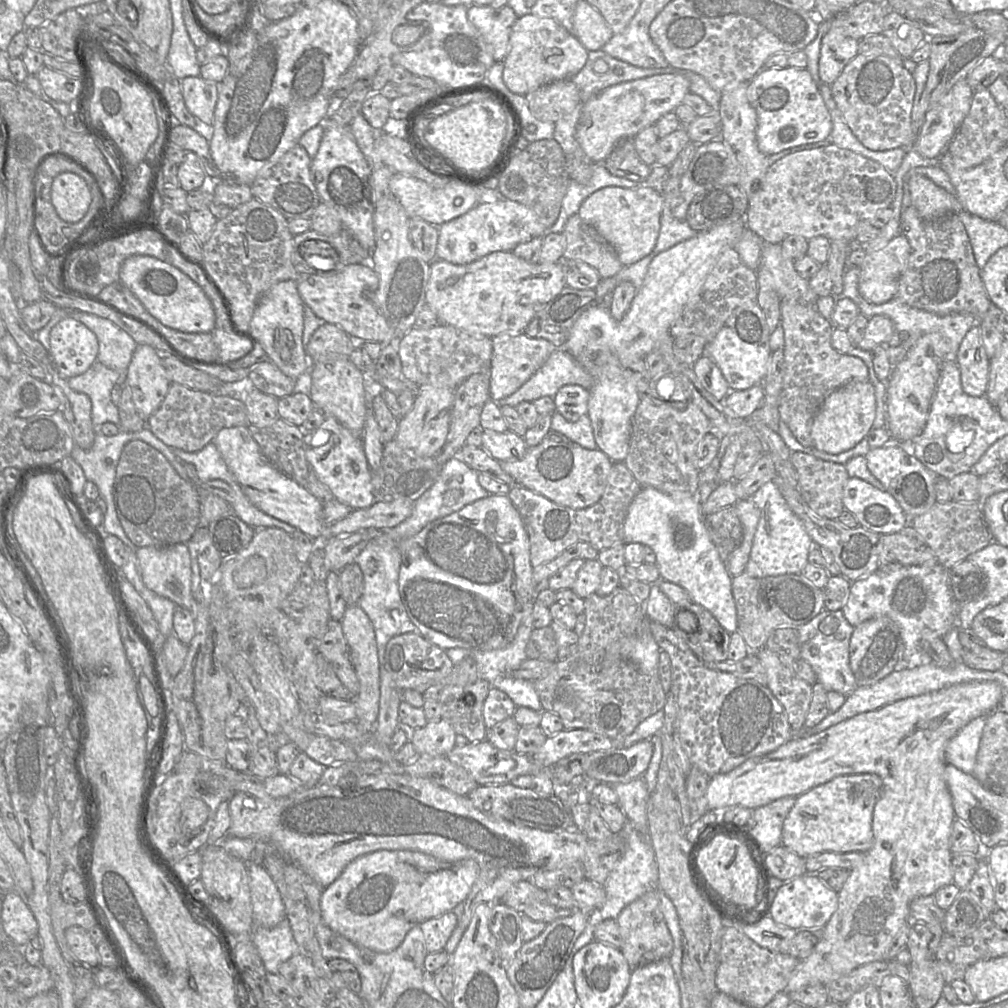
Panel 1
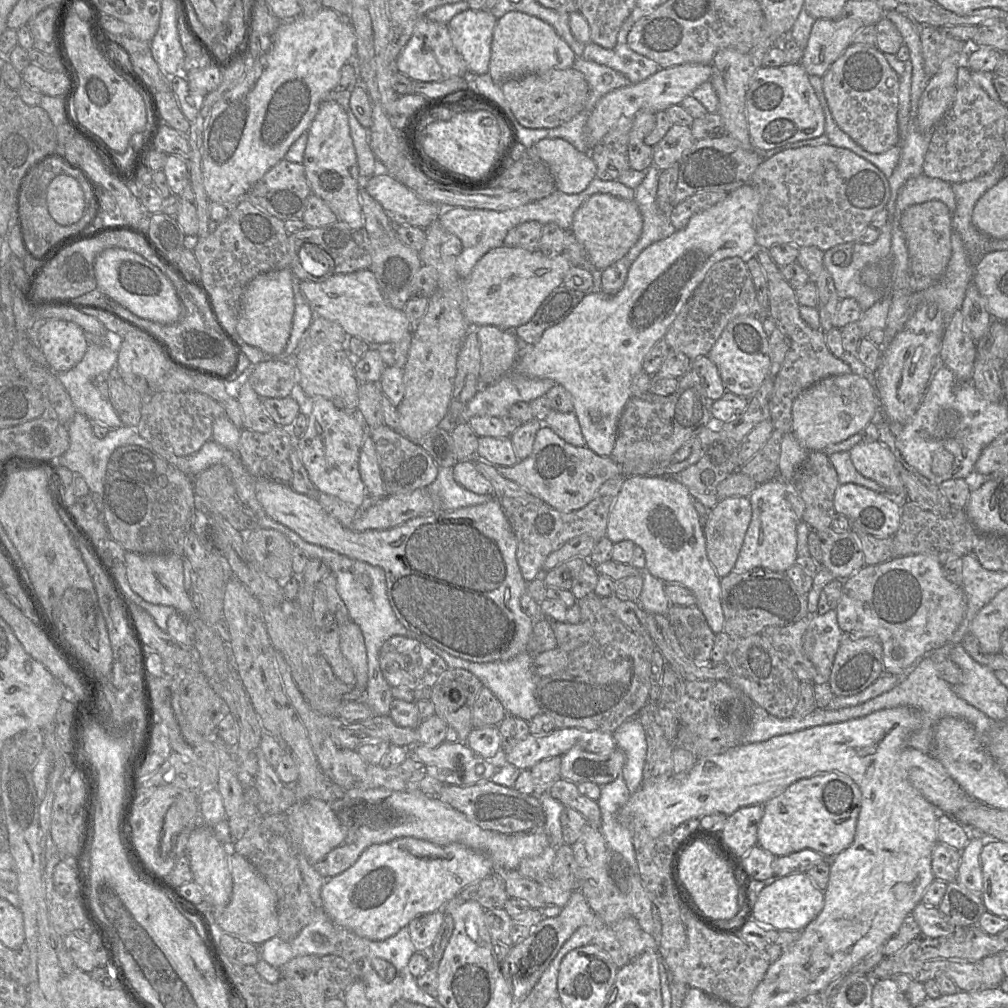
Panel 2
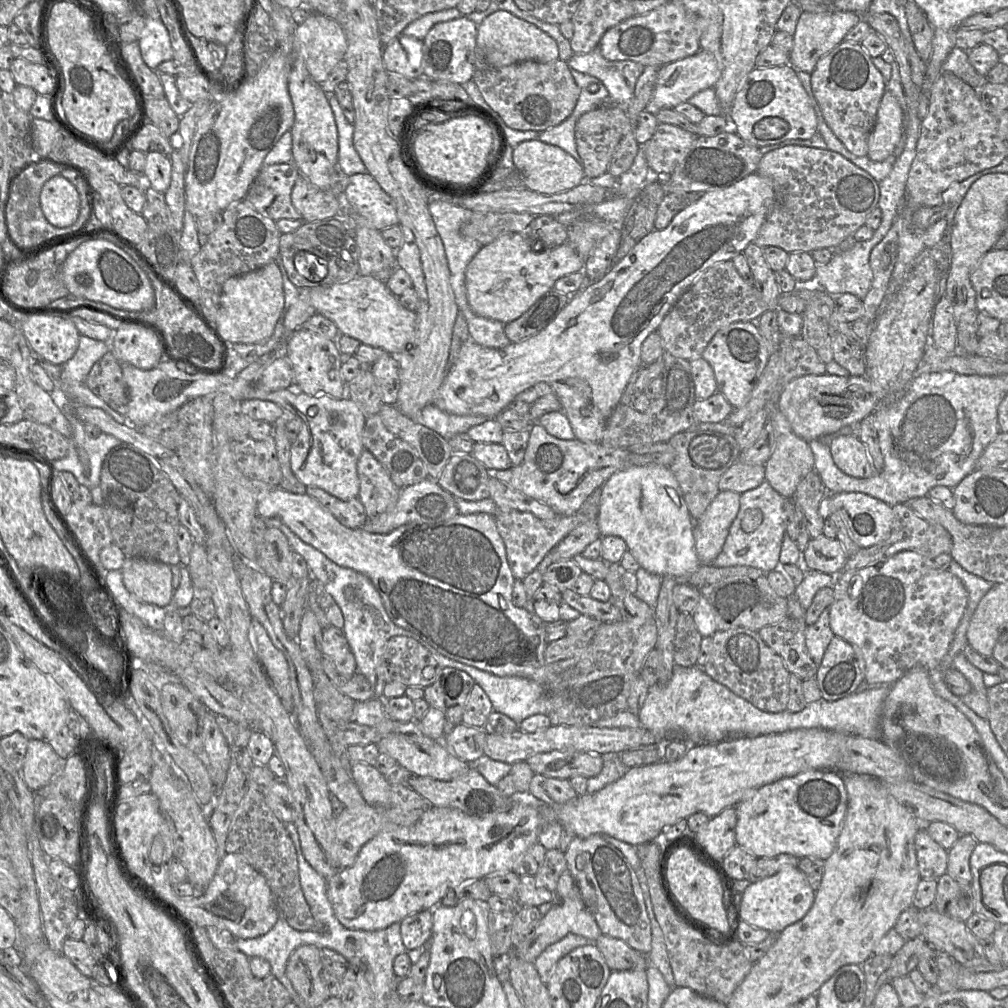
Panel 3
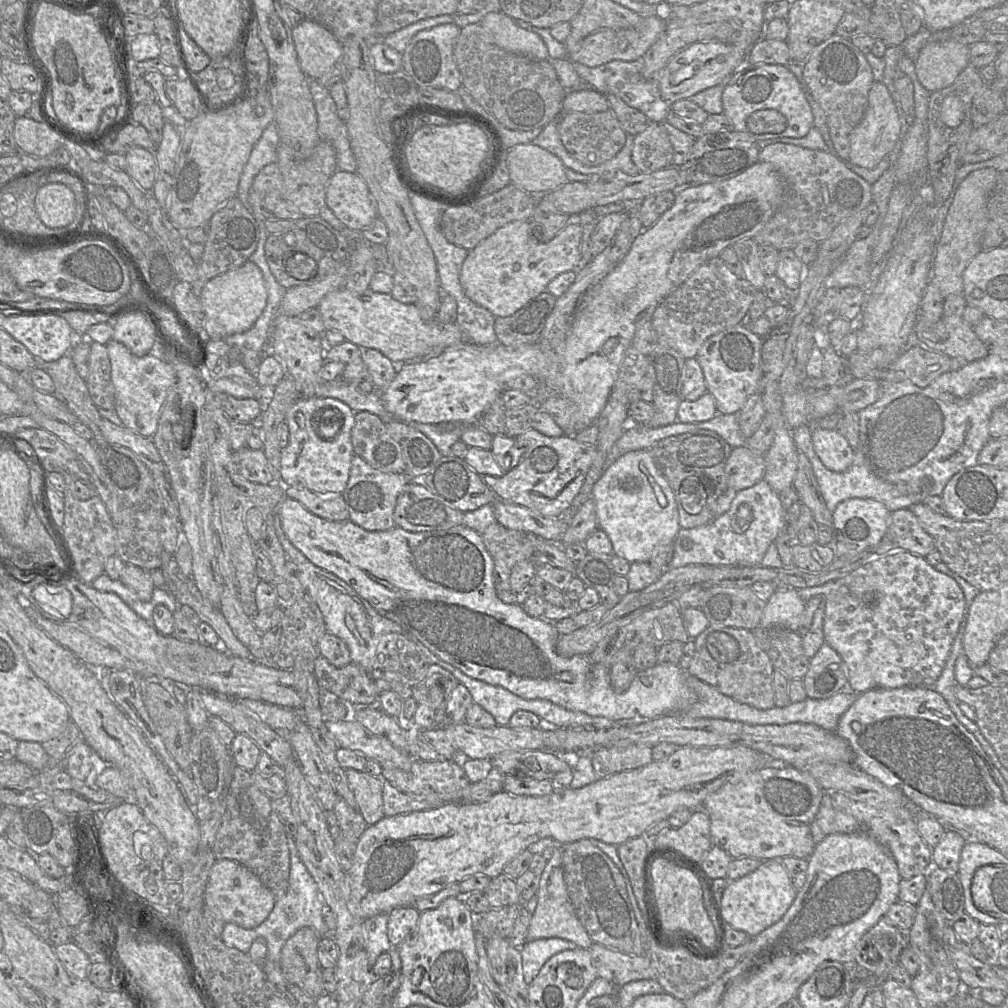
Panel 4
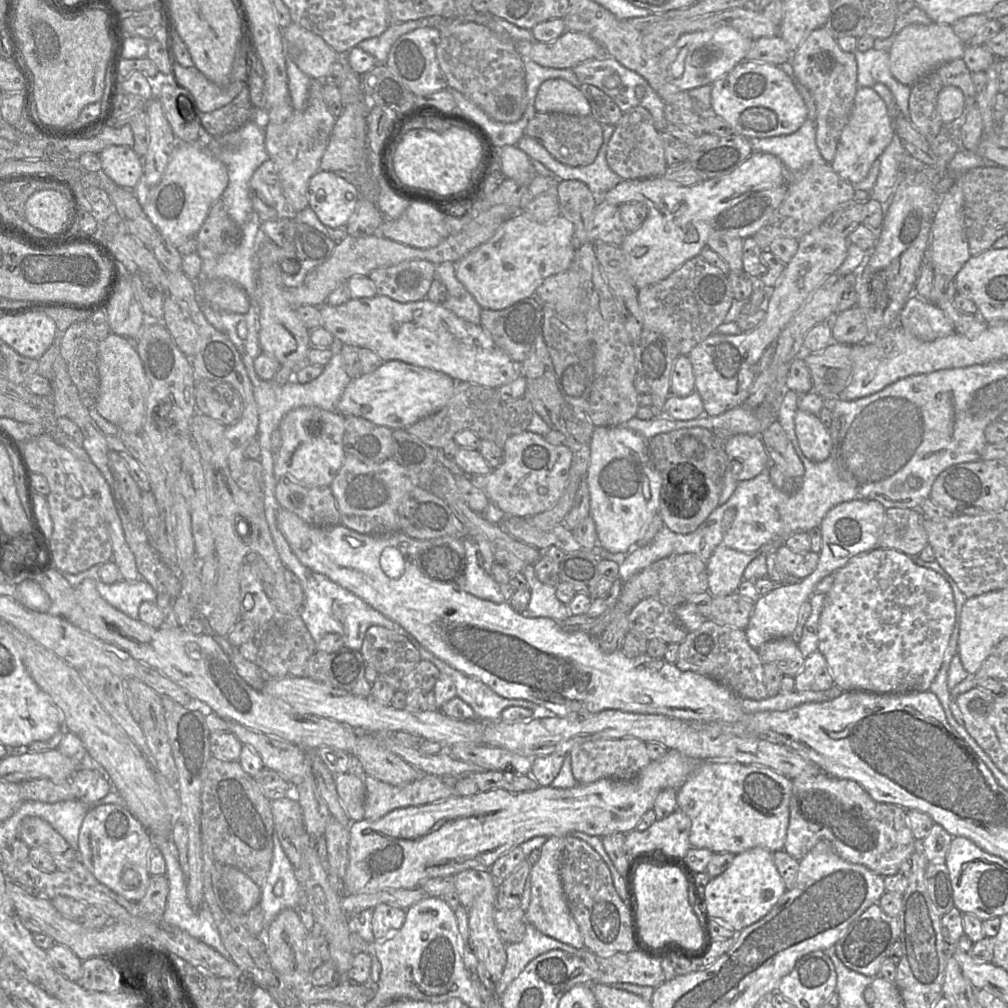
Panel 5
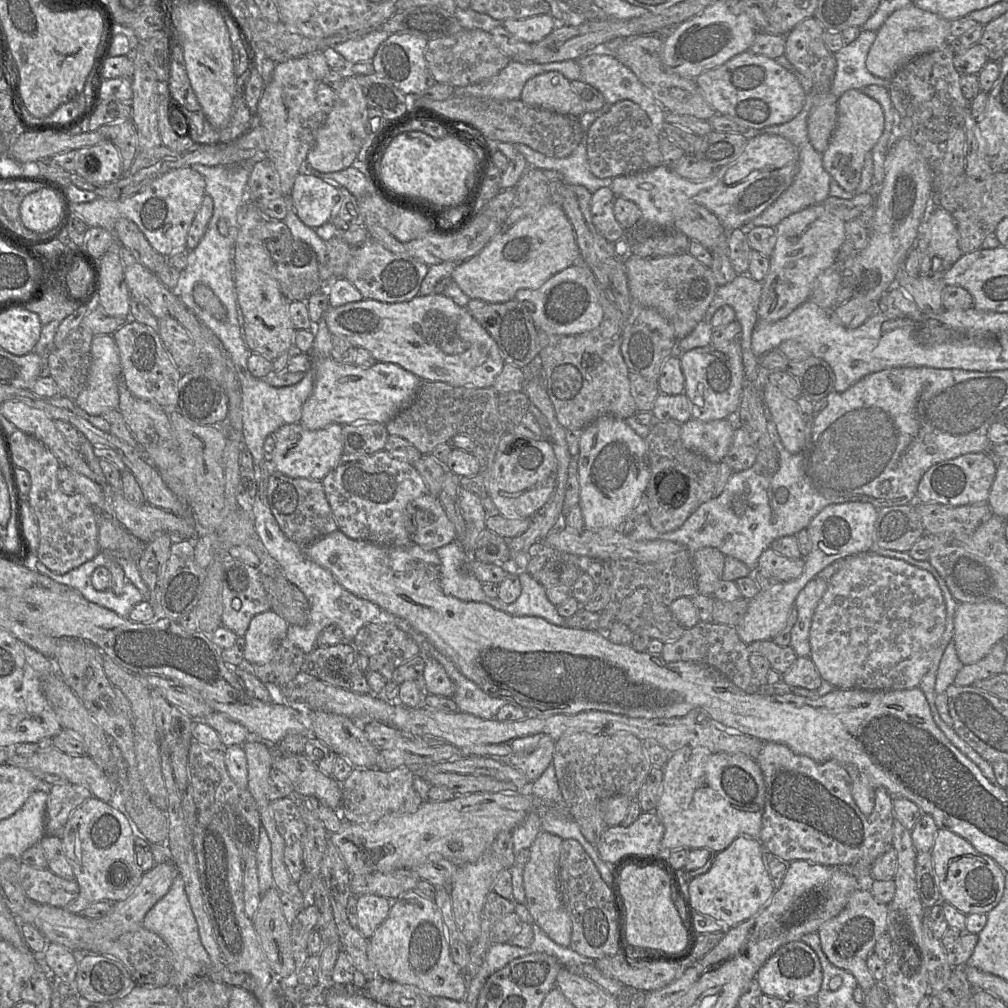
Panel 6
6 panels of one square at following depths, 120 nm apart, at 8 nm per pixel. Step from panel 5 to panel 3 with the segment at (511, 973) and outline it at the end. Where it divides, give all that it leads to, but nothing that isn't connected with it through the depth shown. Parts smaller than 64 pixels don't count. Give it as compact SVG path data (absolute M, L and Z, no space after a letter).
M568 934L560 941L547 947L533 962L536 972L539 975L540 981L545 984L549 982L549 978L552 976L554 967L556 967L558 961L567 955L572 950L588 945L590 942L588 939L575 935Z

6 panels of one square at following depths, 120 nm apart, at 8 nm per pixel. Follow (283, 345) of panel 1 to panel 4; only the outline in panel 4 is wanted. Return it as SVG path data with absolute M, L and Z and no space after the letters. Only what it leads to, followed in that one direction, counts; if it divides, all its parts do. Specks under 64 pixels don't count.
M251 261L212 278L199 295L204 313L205 333L213 339L224 339L249 330L263 313L267 297L263 274Z

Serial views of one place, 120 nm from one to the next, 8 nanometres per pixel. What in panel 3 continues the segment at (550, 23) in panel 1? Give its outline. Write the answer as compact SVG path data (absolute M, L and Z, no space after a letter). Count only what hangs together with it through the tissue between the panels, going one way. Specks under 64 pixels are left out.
M496 11L478 25L477 50L493 67L508 66L522 61L552 62L559 59L557 42L546 32L508 11Z

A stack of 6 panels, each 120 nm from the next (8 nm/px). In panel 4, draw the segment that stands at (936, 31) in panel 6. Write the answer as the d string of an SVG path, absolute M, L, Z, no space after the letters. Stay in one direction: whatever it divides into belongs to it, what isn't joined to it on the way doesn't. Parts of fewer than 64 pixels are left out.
M950 39L929 42L914 61L918 81L929 92L944 89L969 66L969 46Z

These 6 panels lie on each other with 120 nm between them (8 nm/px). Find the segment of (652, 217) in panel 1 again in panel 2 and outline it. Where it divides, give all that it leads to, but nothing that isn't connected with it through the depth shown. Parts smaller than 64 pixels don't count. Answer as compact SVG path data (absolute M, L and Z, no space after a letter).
M607 193L590 196L574 213L571 232L585 248L590 262L603 271L636 244L643 229L643 218L634 200L623 200Z

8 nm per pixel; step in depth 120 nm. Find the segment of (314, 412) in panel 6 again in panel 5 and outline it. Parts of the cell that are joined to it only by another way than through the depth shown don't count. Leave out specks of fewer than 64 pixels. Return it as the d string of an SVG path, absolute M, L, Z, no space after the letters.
M399 360L383 362L374 372L351 379L336 407L343 416L365 418L391 430L406 429L420 419L441 410L453 394L455 380L430 368Z

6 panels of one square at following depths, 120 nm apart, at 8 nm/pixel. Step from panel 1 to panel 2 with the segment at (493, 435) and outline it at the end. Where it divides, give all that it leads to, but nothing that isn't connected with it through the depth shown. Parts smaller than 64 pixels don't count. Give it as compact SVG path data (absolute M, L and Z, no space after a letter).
M479 437L476 457L494 466L513 466L519 461L510 437Z

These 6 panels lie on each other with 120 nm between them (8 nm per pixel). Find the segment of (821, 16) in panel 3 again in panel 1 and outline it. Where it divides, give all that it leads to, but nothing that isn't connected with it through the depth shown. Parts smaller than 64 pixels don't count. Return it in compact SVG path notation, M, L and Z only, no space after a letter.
M828 29L821 41L819 58L819 75L823 83L831 85L840 75L846 64L858 54L858 41L845 36L838 29Z

